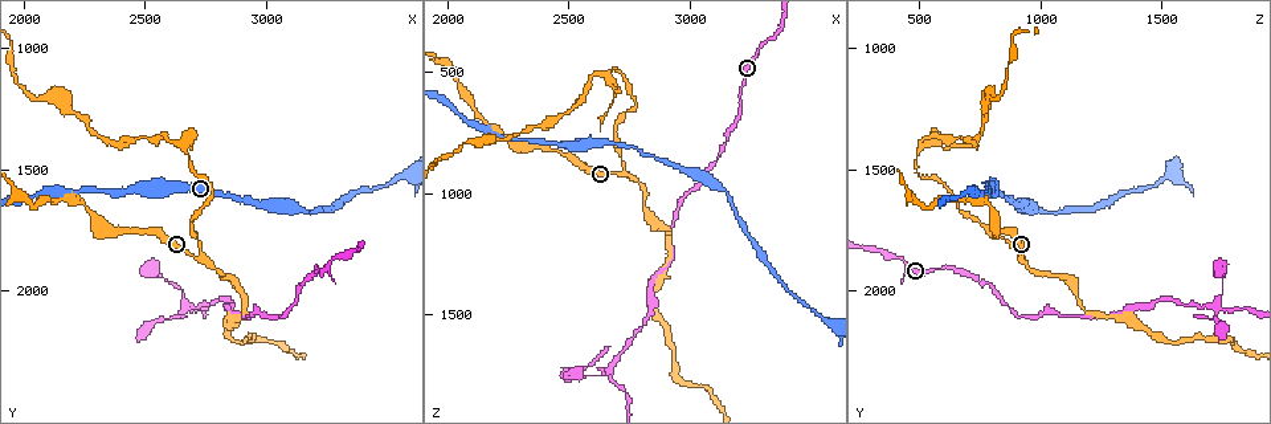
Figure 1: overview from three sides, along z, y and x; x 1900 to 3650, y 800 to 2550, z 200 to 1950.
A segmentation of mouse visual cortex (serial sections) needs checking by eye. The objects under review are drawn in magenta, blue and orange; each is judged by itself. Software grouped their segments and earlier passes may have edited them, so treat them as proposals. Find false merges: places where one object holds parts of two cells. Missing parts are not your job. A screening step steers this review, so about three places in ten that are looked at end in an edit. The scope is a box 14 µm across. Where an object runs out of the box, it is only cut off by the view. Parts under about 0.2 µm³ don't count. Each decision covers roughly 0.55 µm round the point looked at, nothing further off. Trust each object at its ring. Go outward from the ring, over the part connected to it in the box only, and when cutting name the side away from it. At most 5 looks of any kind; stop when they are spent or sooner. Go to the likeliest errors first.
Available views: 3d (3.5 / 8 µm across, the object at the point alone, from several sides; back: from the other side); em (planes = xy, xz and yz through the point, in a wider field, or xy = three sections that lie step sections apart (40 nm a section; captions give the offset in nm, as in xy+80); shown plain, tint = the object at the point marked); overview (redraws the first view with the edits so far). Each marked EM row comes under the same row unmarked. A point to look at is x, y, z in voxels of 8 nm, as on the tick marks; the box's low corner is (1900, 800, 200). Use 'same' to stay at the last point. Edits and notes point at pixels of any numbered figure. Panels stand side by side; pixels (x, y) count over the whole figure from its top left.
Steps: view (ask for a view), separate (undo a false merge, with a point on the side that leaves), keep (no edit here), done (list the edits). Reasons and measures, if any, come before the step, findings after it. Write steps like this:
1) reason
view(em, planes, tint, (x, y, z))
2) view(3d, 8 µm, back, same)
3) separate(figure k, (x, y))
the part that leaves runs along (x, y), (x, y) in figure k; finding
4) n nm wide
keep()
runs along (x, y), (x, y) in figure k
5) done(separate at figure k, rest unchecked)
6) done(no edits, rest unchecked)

sharp bend
view(3d, 8 µm, back, (2670, 2070, 1720))

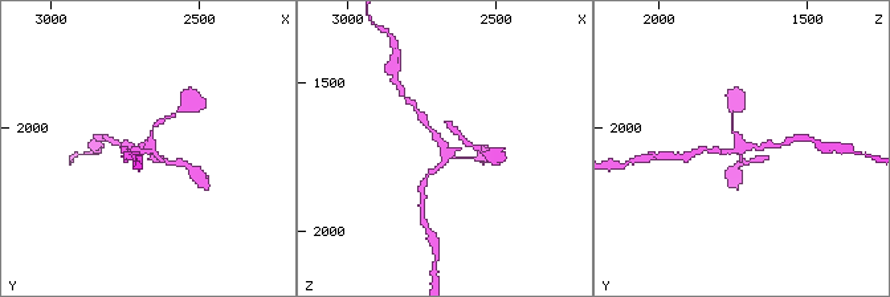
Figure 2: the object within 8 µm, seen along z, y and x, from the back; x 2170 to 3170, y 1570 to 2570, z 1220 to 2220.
view(3d, 3.5 µm, (2680, 2050, 1710))

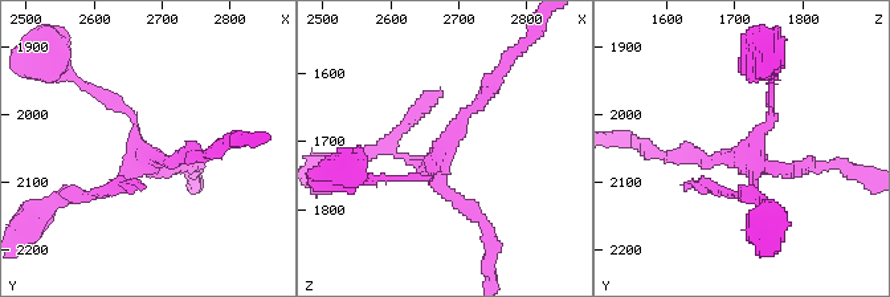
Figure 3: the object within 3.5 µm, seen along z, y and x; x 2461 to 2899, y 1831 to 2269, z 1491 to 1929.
view(em, xy, step 1, tint, (2665, 2060, 1725))

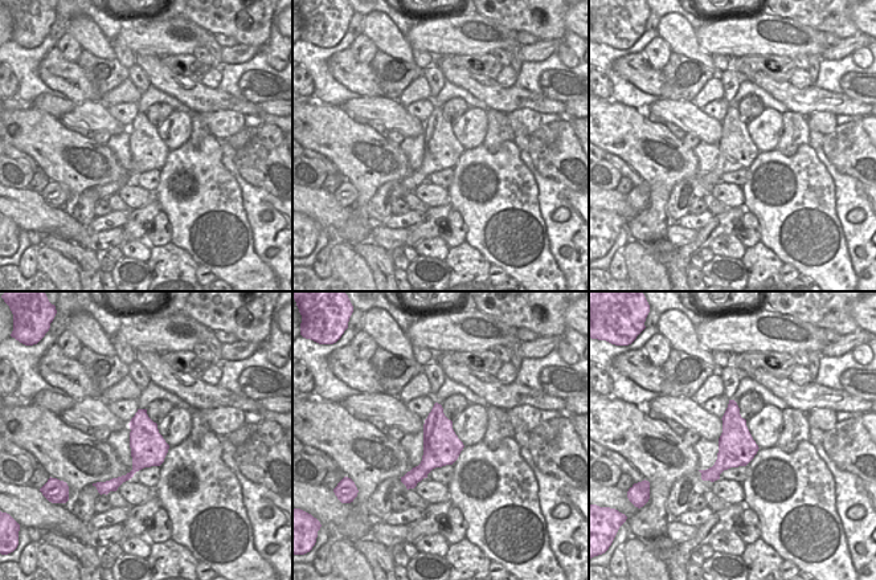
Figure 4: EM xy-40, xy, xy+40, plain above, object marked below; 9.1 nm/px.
340 nm wide
keep()
runs along (492, 89), (439, 159), (370, 153) in figure 3; one cell here

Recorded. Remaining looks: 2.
a narrow waist
view(3d, 3.5 µm, (2690, 1490, 490))

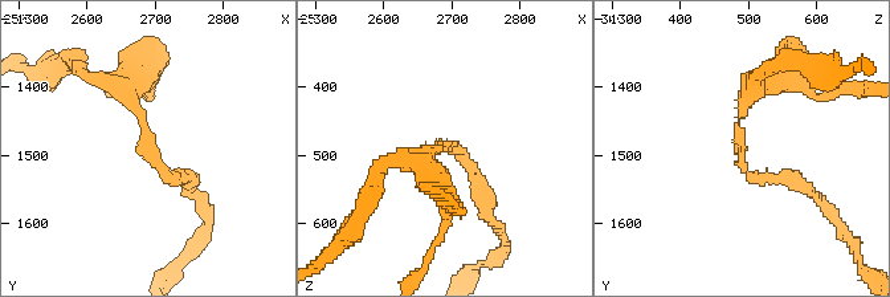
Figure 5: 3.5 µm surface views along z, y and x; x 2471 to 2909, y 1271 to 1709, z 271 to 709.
arms of 200, 200 nm
view(em, planes, tint, (2700, 1500, 485))

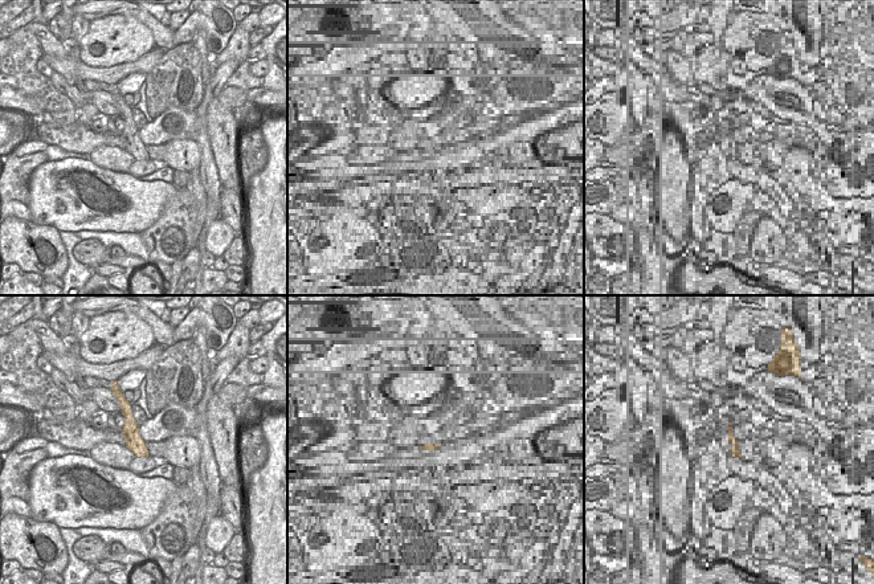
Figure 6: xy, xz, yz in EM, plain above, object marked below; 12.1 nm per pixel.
keep()
runs along (123, 405), (131, 437), (145, 453) in figure 6; continuous, no second cell

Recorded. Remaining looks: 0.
done(no edits, rest unchecked)

